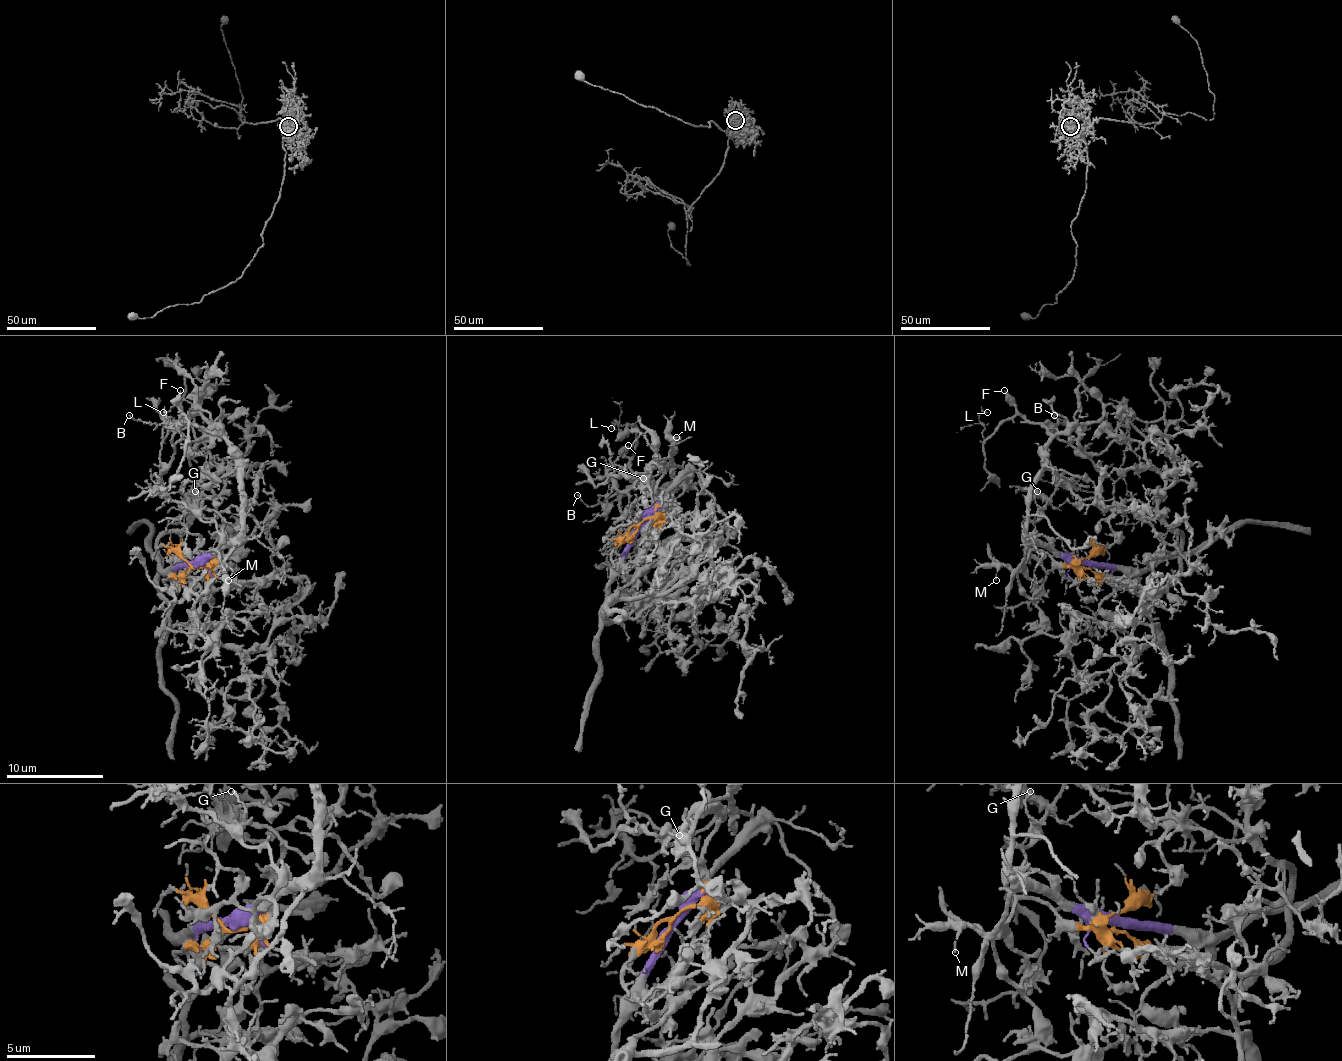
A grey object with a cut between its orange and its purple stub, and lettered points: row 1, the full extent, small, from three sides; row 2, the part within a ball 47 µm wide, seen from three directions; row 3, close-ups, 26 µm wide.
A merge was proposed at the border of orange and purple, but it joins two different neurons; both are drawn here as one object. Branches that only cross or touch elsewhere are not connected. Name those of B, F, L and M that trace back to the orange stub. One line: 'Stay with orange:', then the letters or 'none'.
Stay with orange: none

